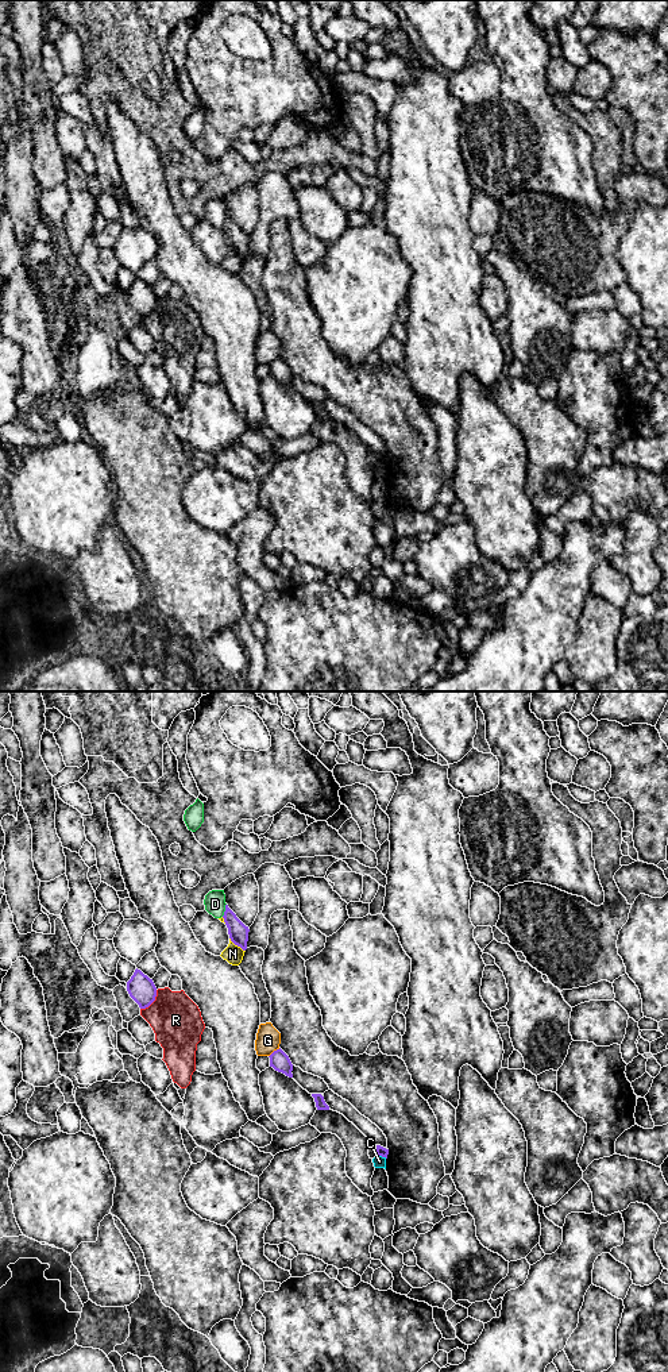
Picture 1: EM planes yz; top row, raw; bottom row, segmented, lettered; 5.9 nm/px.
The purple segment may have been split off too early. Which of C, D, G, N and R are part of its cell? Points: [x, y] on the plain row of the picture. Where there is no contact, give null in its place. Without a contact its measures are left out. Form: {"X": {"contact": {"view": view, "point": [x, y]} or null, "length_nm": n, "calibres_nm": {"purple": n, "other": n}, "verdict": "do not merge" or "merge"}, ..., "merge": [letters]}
{"C": {"contact": {"view": "yz", "point": [381, 463]}, "length_nm": 70, "calibres_nm": {"purple": 60, "other": 70}, "verdict": "do not merge"}, "D": {"contact": {"view": "yz", "point": [226, 219]}, "length_nm": 80, "calibres_nm": {"purple": 120, "other": 130}, "verdict": "do not merge"}, "G": {"contact": {"view": "yz", "point": [274, 359]}, "length_nm": 90, "calibres_nm": {"purple": 110, "other": 140}, "verdict": "do not merge"}, "N": {"contact": {"view": "yz", "point": [236, 253]}, "length_nm": 130, "calibres_nm": {"purple": 120, "other": 110}, "verdict": "do not merge"}, "R": {"contact": {"view": "yz", "point": [151, 311]}, "length_nm": 160, "calibres_nm": {"purple": 160, "other": 300}, "verdict": "do not merge"}, "merge": []}

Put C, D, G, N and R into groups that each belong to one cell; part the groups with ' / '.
C / D N / G / R

